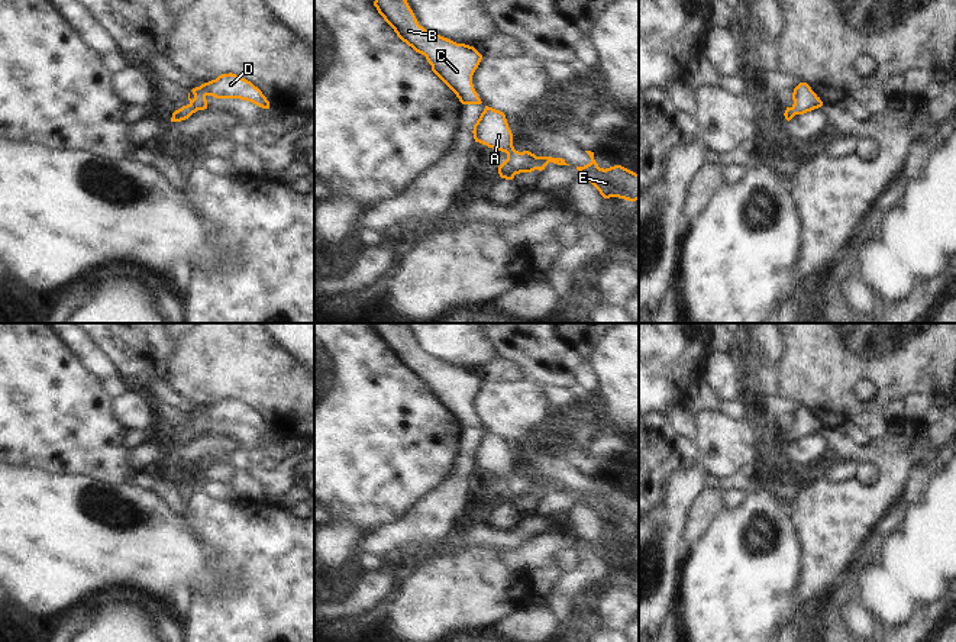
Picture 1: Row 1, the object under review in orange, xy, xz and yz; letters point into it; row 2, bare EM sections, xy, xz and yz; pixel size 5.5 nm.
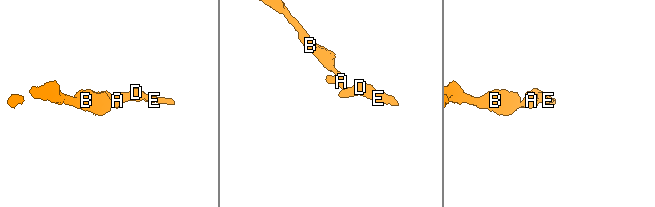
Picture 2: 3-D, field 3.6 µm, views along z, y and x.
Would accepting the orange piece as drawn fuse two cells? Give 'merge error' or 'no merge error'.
no merge error

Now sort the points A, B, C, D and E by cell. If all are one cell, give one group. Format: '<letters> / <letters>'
A B C D E

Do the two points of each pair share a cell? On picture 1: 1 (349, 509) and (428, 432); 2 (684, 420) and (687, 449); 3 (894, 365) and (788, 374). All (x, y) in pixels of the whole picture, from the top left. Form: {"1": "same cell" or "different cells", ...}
{"1": "same cell", "2": "different cells", "3": "same cell"}

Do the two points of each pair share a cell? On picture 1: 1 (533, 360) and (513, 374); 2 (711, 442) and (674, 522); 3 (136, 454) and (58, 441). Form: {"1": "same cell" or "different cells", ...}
{"1": "different cells", "2": "same cell", "3": "different cells"}

